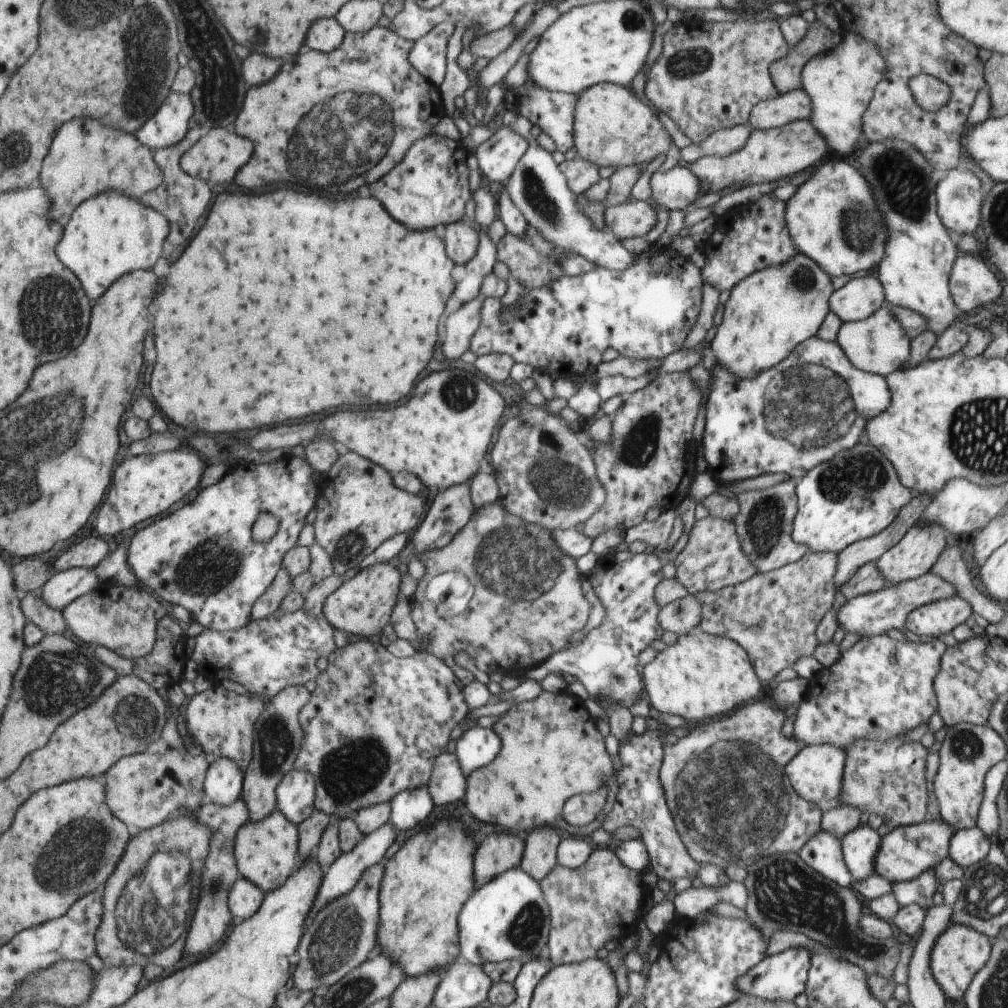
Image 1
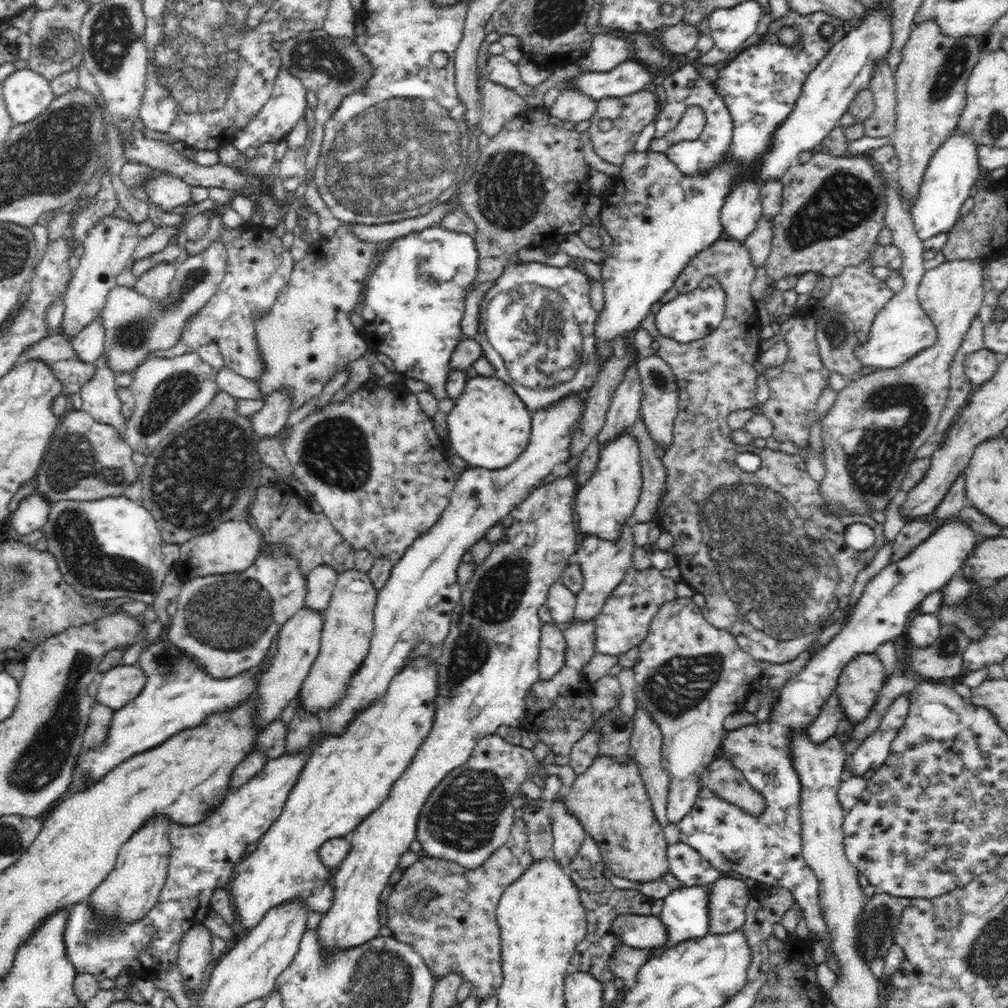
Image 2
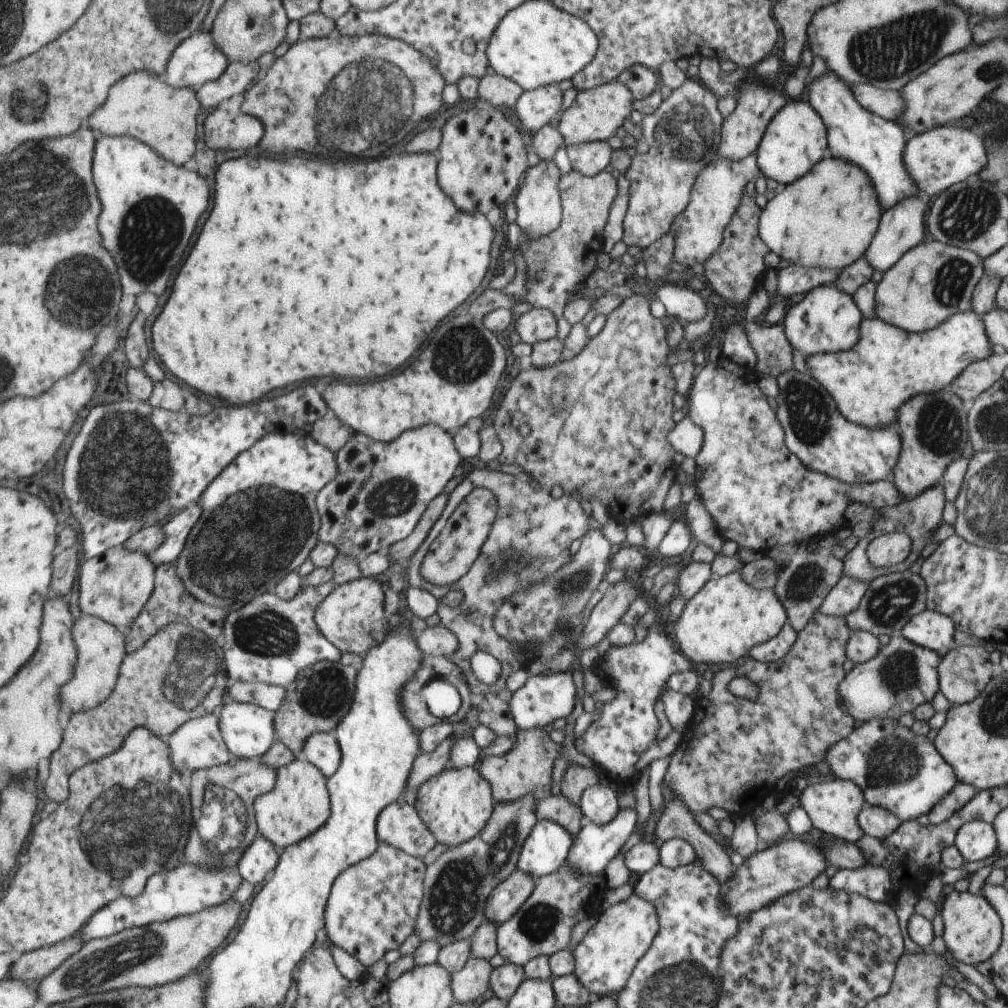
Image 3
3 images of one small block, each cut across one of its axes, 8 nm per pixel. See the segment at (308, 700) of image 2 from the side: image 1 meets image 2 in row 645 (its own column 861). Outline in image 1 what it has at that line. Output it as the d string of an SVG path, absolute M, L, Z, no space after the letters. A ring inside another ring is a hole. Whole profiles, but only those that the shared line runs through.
M888 302L864 320L843 323L839 328L835 342L856 368L869 373L882 376L890 375L894 371L905 368L909 362L910 336L902 328L902 324L892 316Z

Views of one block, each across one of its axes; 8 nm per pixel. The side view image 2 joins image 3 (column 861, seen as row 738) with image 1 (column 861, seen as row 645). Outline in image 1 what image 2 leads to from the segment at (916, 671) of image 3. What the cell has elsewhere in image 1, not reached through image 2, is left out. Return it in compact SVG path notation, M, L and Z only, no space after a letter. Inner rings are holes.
M888 635L868 636L868 638L862 638L856 642L851 648L844 650L840 655L840 658L829 667L822 667L814 678L810 680L808 694L805 699L797 705L793 711L796 713L796 720L794 720L793 736L800 740L805 745L819 745L819 744L831 744L838 748L848 748L854 740L876 740L876 742L886 742L886 740L892 740L893 738L906 735L907 732L913 731L914 728L922 726L922 724L928 724L928 718L936 712L938 708L938 700L936 700L936 692L934 692L934 678L940 670L940 663L944 652L946 652L946 644L942 640L942 637L932 640L931 642L916 642L902 640L897 641L888 637Z

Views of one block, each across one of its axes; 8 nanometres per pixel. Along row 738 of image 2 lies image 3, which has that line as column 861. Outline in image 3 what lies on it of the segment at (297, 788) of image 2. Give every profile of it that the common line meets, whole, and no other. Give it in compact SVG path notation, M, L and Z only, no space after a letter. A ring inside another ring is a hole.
M974 311L953 314L938 326L922 332L908 332L881 318L863 318L860 340L850 350L835 353L816 353L806 356L808 372L830 392L837 408L846 420L870 428L885 427L897 420L901 404L914 394L924 395L948 388L957 376L977 360L985 359L993 352L992 341L985 329L983 316Z

